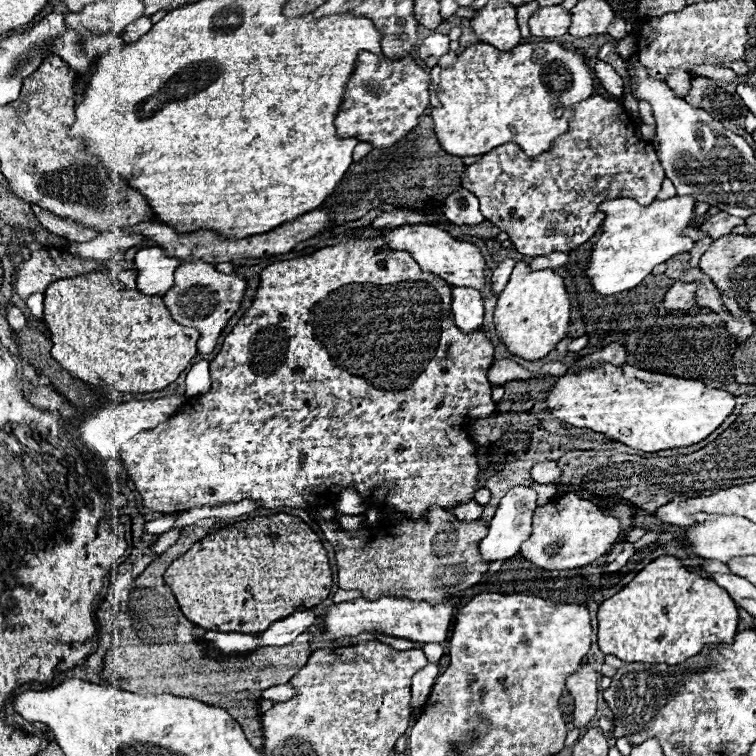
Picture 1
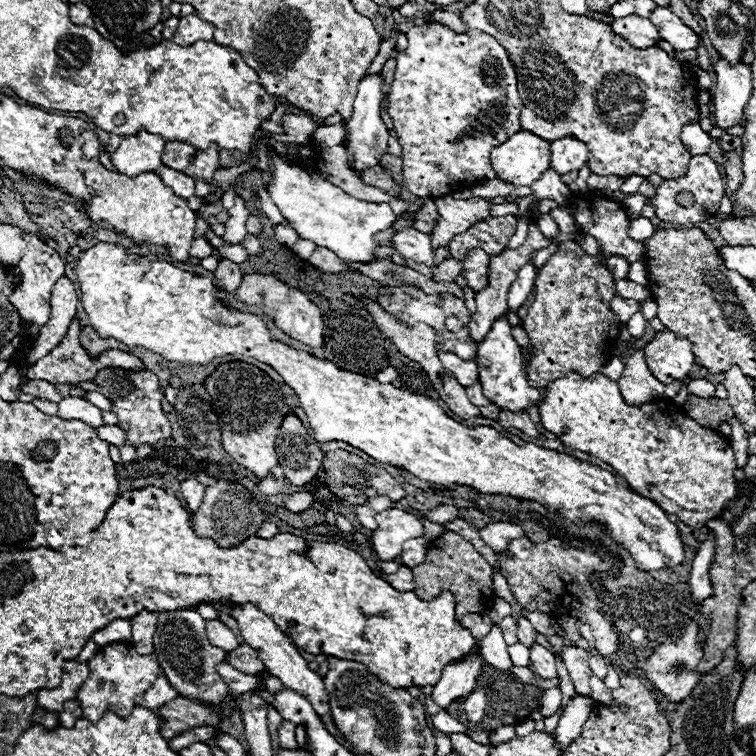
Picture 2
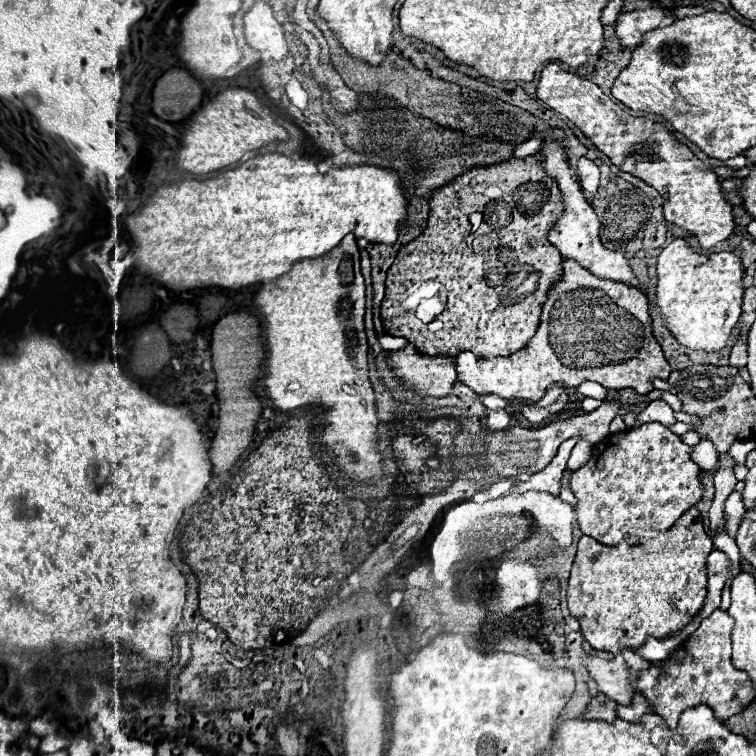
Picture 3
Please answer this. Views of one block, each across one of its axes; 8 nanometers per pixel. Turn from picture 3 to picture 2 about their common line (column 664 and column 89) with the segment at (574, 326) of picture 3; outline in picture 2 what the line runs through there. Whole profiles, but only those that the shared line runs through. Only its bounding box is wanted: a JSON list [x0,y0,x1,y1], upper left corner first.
[26,318,144,384]

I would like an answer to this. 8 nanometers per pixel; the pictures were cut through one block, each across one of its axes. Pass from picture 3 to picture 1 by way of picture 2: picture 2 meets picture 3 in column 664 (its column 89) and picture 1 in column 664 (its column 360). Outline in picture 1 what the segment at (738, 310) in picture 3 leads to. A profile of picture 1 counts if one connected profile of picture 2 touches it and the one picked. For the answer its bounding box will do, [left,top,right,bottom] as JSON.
[546,364,736,452]

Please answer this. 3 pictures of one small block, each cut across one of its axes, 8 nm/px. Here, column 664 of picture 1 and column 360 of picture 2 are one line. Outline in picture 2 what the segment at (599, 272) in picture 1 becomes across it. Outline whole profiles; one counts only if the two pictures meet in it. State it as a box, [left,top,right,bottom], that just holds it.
[266,154,396,262]

